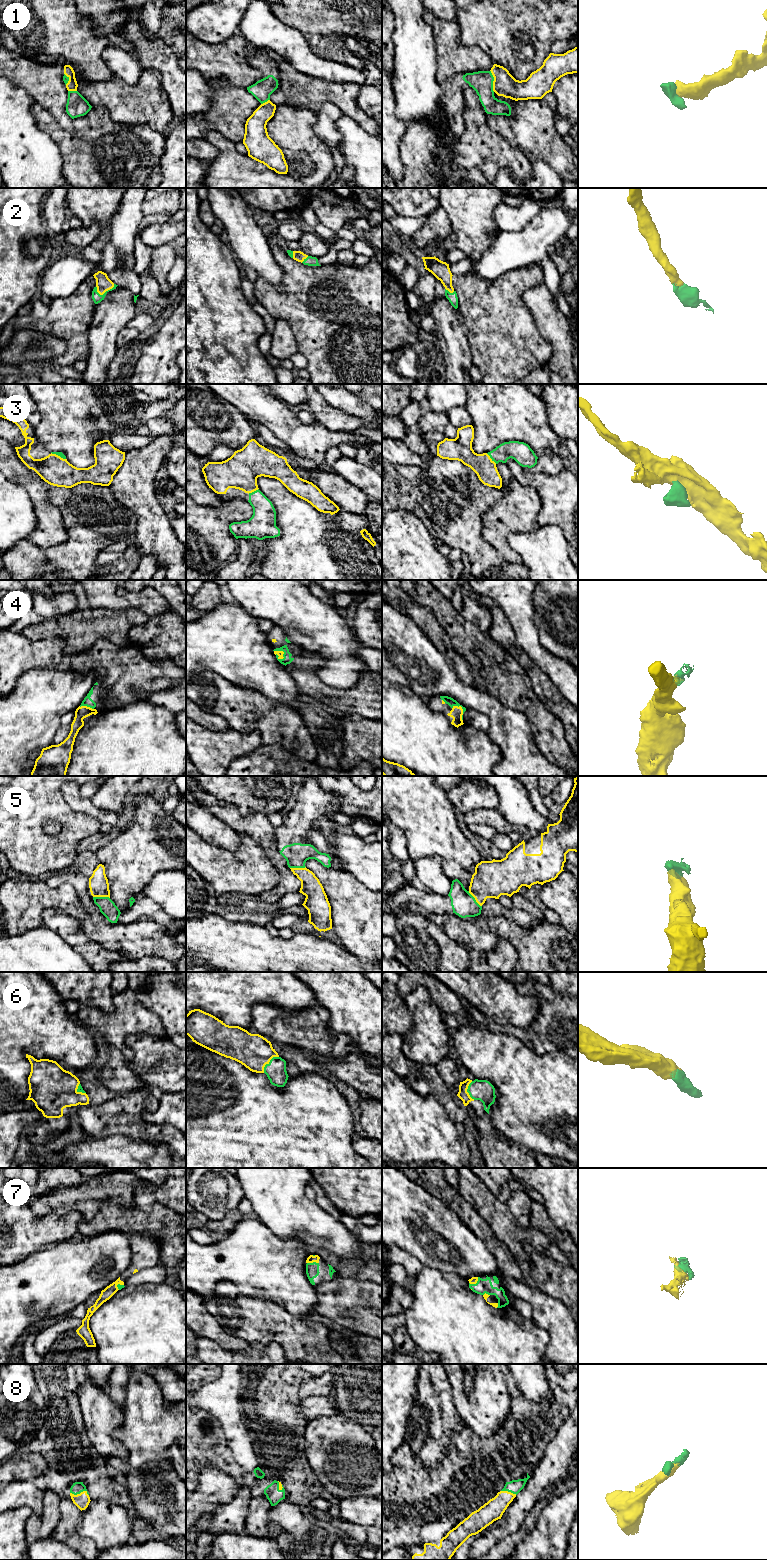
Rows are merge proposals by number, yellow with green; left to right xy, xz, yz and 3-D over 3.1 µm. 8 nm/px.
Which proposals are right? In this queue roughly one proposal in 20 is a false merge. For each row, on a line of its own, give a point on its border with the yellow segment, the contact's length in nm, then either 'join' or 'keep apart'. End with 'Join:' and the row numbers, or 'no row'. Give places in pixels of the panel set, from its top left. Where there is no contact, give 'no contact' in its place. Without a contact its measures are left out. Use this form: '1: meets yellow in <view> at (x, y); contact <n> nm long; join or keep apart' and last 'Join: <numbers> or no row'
1: meets yellow in yz at (493, 81); contact 180 nm long; join
2: meets yellow in xy at (105, 291); contact 160 nm long; join
3: meets yellow in yz at (490, 458); contact 120 nm long; join
4: meets yellow in yz at (462, 710); contact 150 nm long; join
5: meets yellow in xy at (101, 896); contact 140 nm long; join
6: meets yellow in xz at (268, 1062); contact 180 nm long; join
7: meets yellow in xz at (312, 1262); contact 100 nm long; join
8: meets yellow in xy at (80, 1493); contact 150 nm long; join
Join: 1, 2, 3, 4, 5, 6, 7, 8

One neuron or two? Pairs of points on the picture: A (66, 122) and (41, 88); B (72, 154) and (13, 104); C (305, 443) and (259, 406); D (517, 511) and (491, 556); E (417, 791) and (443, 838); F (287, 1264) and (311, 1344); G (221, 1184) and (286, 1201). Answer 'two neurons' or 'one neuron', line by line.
A: one neuron
B: two neurons
C: one neuron
D: two neurons
E: one neuron
F: two neurons
G: two neurons

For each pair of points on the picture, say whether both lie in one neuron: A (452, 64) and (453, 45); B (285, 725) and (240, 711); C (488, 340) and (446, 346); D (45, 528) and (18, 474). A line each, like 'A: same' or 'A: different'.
A: same
B: same
C: different
D: same

